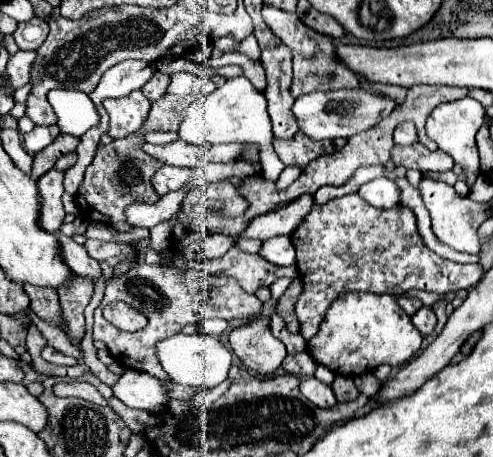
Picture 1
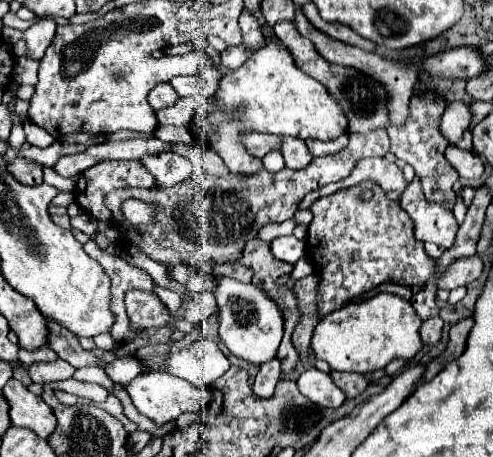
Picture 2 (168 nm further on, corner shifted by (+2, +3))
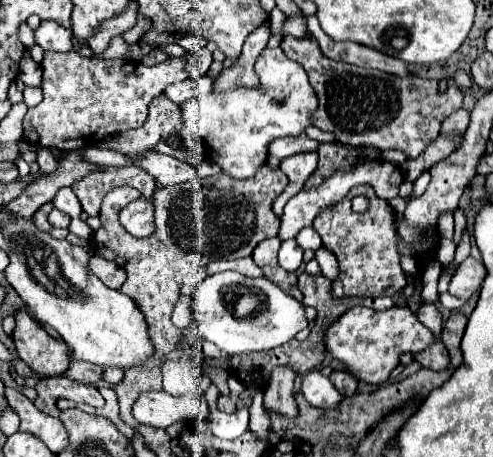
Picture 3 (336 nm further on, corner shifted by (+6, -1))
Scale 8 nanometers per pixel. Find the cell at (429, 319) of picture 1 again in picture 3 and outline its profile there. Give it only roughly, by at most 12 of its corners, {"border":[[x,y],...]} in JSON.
{"border":[[442,341],[418,353],[418,361],[432,371],[444,371],[450,355]]}

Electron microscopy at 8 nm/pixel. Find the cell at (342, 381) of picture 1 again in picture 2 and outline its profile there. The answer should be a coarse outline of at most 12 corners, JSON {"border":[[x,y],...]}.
{"border":[[330,371],[346,397],[356,397],[368,385],[364,375]]}

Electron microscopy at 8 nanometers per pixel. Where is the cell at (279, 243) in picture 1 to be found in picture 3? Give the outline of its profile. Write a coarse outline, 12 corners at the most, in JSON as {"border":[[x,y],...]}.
{"border":[[296,239],[280,247],[278,261],[286,271],[302,265],[304,249]]}

